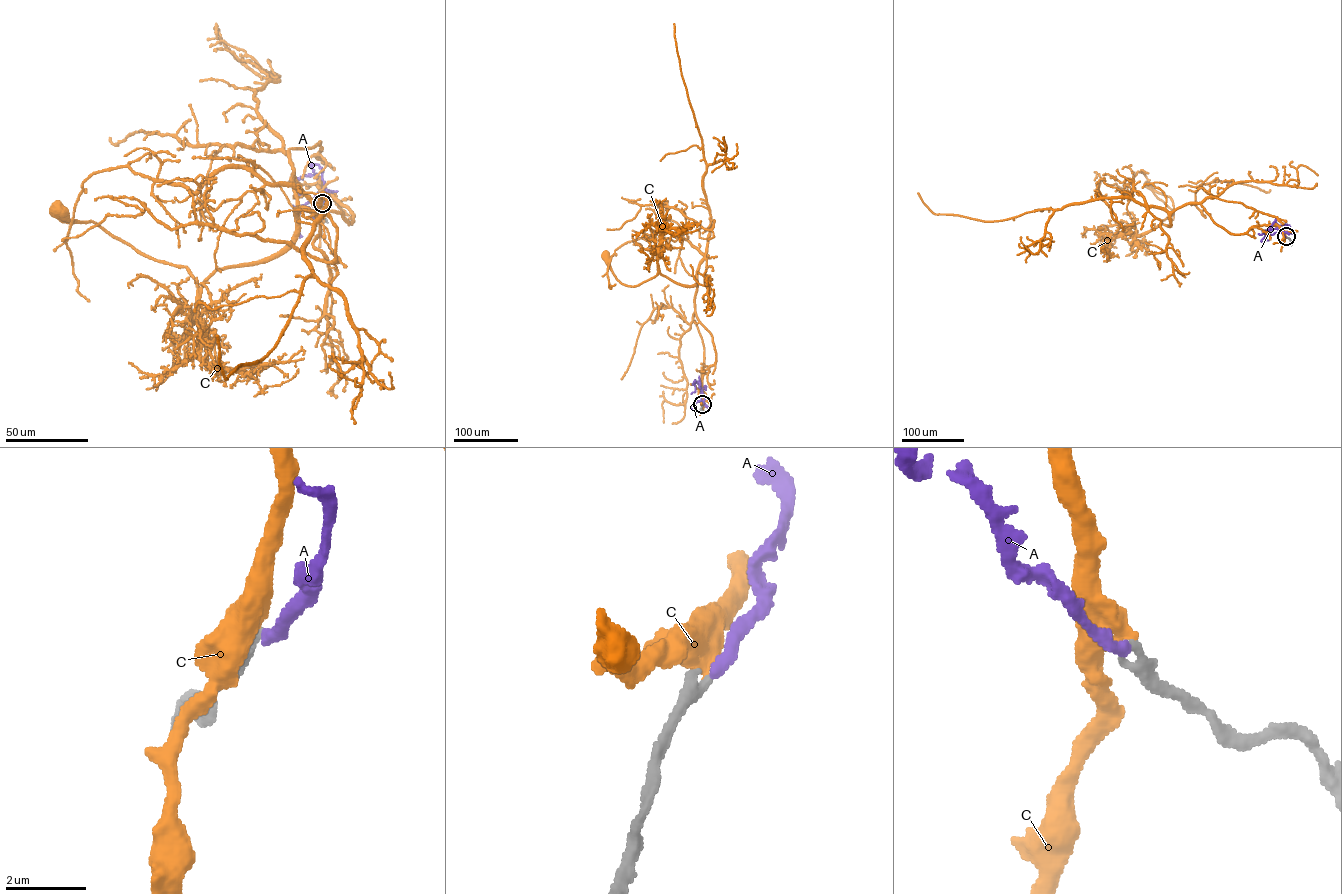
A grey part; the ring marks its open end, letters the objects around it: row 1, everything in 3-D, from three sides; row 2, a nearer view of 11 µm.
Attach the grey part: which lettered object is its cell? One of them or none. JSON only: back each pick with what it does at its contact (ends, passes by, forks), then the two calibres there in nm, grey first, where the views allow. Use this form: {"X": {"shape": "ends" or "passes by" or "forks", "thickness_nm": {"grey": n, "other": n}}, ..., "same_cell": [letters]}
{"A": {"shape": "ends", "thickness_nm": {"grey": 260, "other": 320}}, "same_cell": ["A"]}

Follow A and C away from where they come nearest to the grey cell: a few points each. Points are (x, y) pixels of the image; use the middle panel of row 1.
A: (702, 404), (704, 396), (695, 381), (695, 391), (691, 394)
C: (702, 404), (702, 375), (716, 351), (697, 317), (697, 283), (677, 284), (658, 270), (624, 285), (605, 254)

